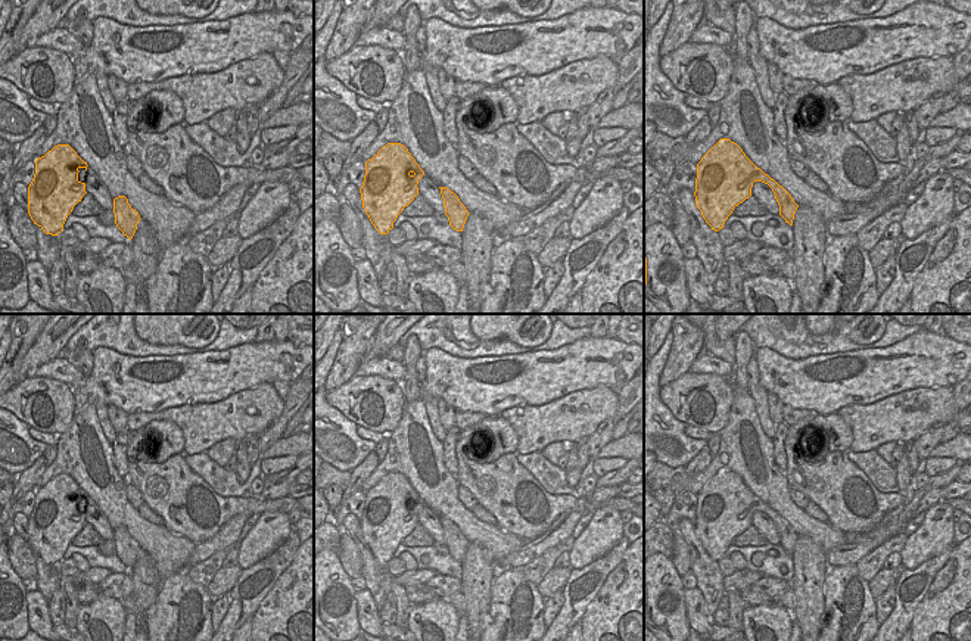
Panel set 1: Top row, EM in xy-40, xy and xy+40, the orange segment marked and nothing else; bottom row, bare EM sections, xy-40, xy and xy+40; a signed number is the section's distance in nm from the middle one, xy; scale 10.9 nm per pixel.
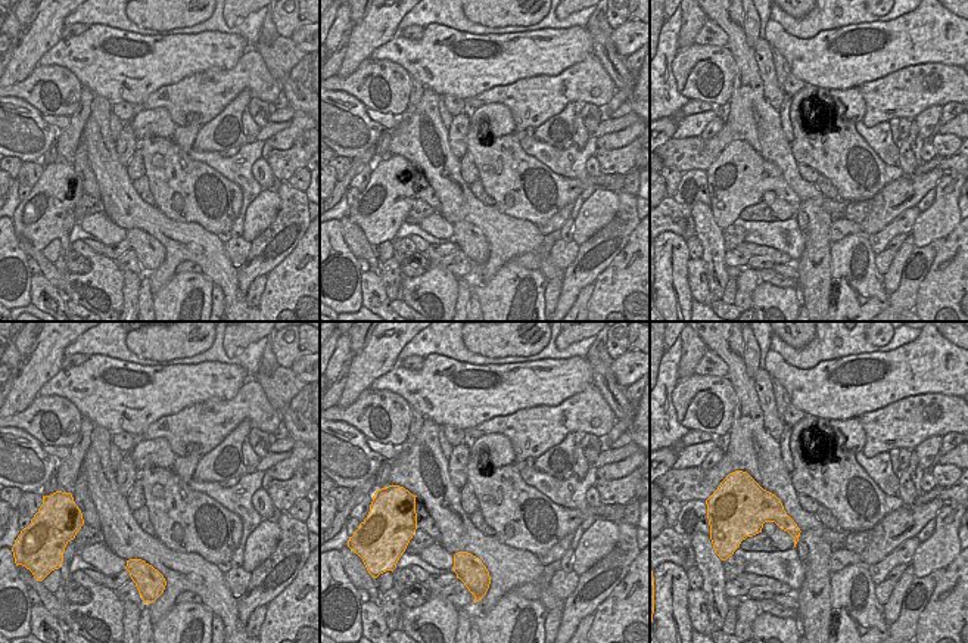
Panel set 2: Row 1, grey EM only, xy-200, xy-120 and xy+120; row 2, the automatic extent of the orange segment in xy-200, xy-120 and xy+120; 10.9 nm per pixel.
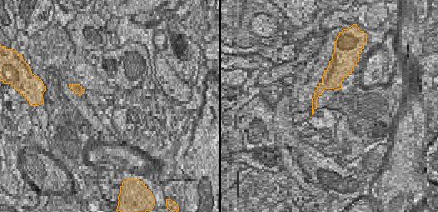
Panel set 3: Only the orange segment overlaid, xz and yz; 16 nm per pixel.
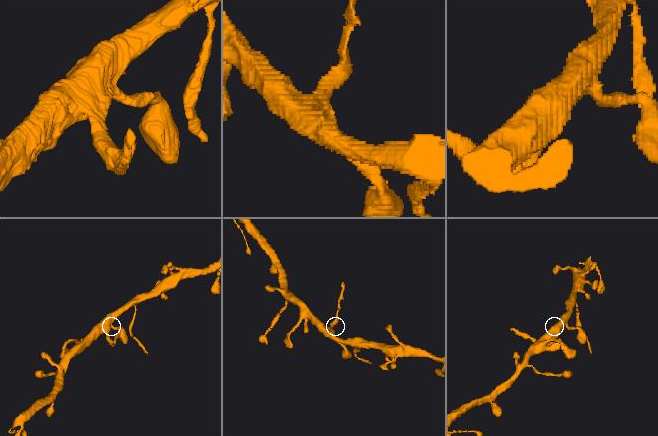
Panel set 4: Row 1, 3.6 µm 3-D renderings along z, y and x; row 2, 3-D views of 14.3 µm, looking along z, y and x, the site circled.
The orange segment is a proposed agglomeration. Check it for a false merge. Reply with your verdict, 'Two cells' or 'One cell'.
Two cells

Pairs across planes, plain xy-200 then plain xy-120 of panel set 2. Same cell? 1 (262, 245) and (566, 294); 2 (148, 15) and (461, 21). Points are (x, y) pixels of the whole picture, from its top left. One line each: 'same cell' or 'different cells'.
1: same cell
2: different cells

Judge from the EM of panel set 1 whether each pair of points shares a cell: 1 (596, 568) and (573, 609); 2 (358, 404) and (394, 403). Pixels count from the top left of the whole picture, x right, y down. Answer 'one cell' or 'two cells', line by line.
1: one cell
2: one cell

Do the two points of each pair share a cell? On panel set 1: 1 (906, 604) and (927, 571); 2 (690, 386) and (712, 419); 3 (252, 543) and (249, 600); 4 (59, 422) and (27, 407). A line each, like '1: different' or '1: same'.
1: same
2: same
3: different
4: same

